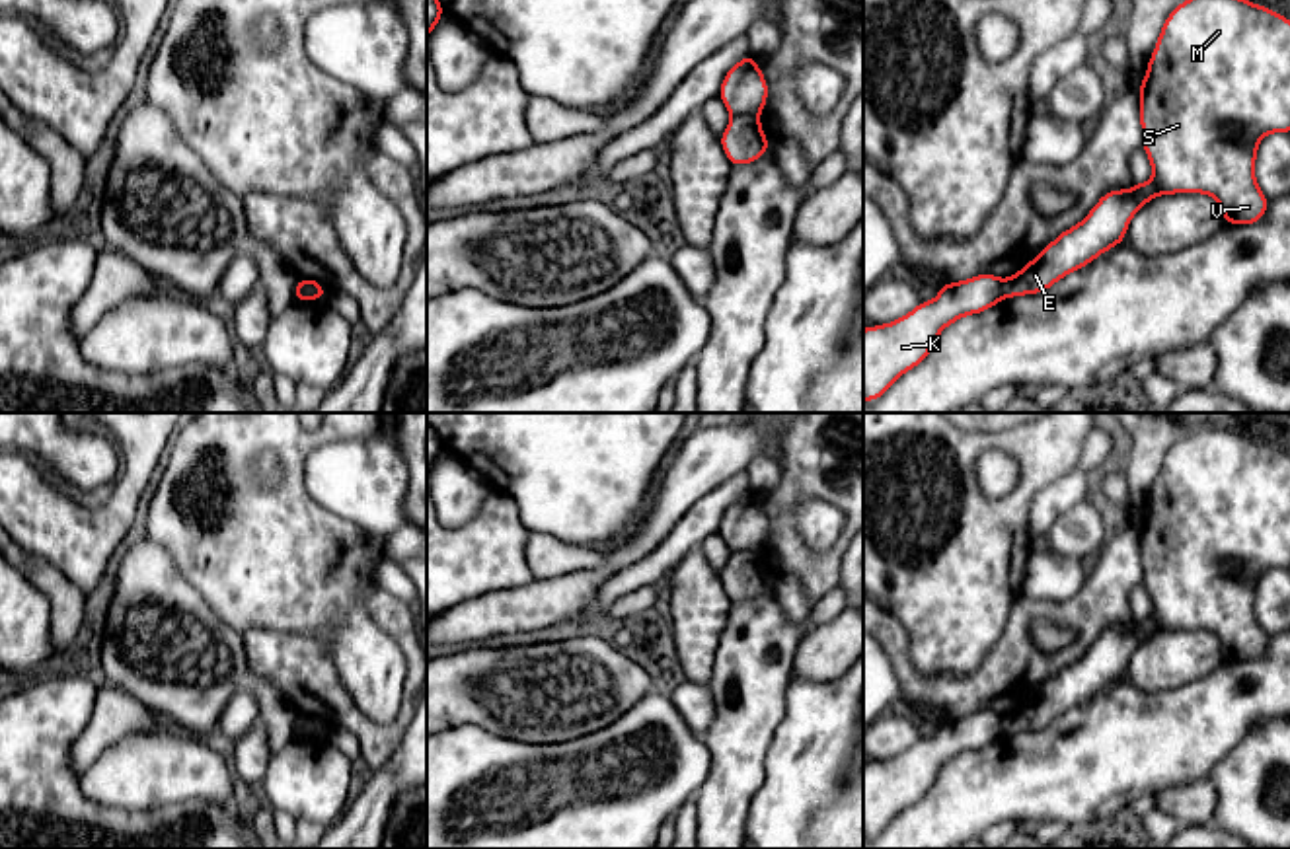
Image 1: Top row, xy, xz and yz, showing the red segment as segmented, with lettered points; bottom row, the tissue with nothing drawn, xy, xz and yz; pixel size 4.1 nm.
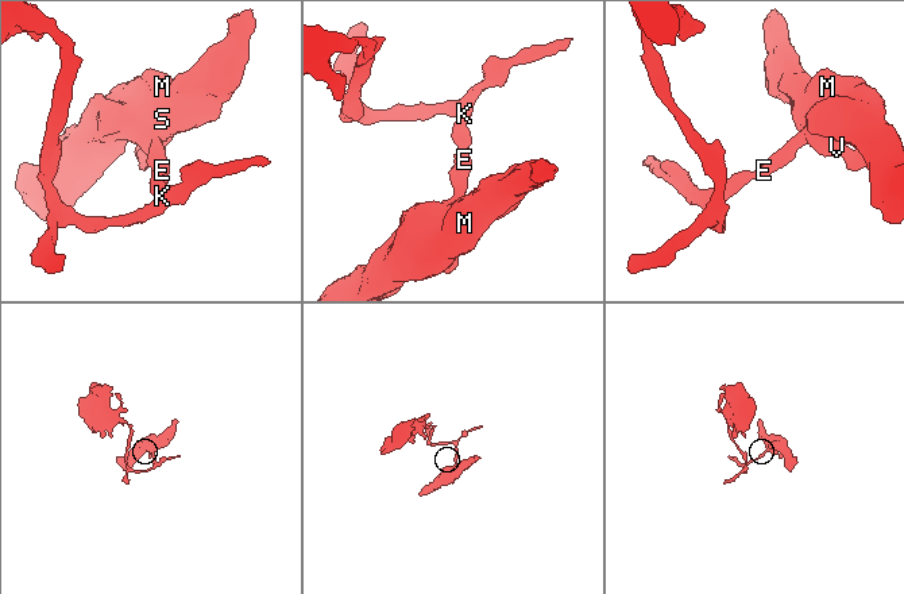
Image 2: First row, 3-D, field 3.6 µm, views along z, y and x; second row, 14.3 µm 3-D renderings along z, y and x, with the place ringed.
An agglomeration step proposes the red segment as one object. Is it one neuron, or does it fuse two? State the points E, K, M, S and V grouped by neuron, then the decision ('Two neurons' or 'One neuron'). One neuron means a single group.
Groups: E M S V / K. Two neurons

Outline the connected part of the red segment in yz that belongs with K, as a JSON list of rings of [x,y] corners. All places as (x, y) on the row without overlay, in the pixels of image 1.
[[[982,709],[945,719],[935,736],[920,738],[887,761],[863,765],[863,837],[877,837],[904,808],[916,804],[947,761],[986,748],[1002,734],[1002,715]]]

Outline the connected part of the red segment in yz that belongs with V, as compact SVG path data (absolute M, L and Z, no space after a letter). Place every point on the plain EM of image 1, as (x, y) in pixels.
M1202 426L1171 446L1146 516L1136 524L1152 617L1105 629L1080 660L1064 666L1015 713L1002 717L1004 734L1046 728L1124 678L1130 654L1157 631L1210 631L1220 639L1226 660L1249 662L1265 652L1271 637L1257 621L1255 594L1265 571L1290 569L1290 456L1245 434Z

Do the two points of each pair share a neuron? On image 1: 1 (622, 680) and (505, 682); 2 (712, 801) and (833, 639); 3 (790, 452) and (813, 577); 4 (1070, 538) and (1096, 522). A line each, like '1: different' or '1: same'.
1: same
2: different
3: same
4: same

